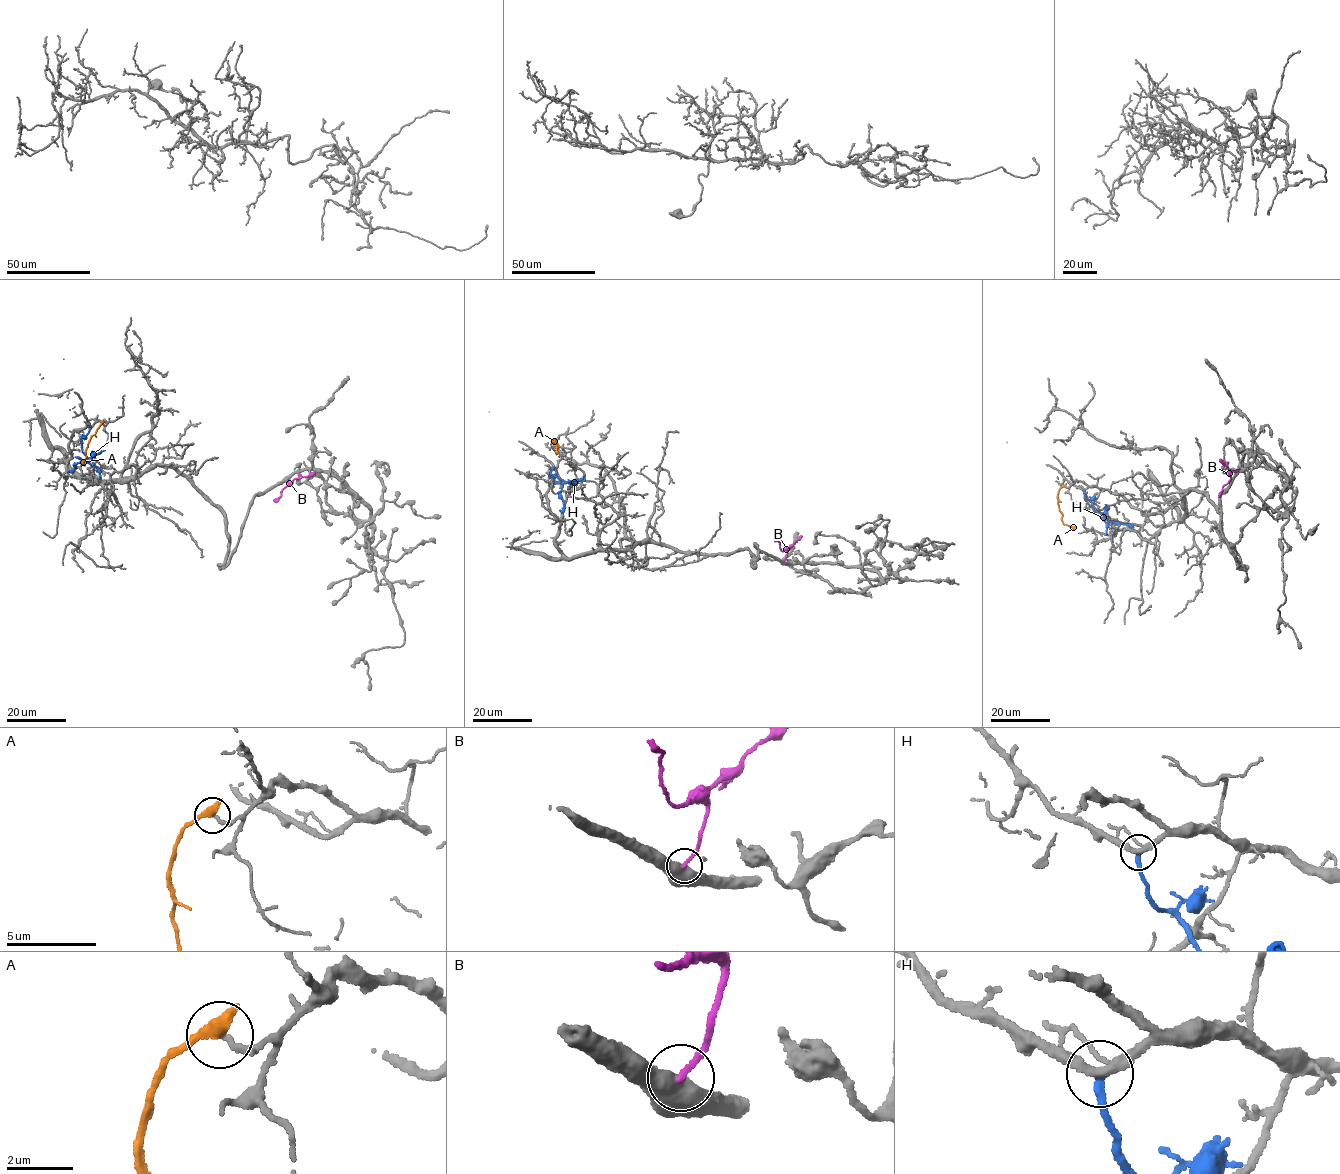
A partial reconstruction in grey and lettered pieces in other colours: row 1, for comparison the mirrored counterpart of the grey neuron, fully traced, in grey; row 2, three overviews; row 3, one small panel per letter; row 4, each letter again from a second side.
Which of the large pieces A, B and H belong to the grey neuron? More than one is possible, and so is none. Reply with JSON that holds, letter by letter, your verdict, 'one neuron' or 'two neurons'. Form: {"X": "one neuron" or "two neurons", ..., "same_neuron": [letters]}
{"A": "two neurons", "B": "two neurons", "H": "two neurons", "same_neuron": []}

